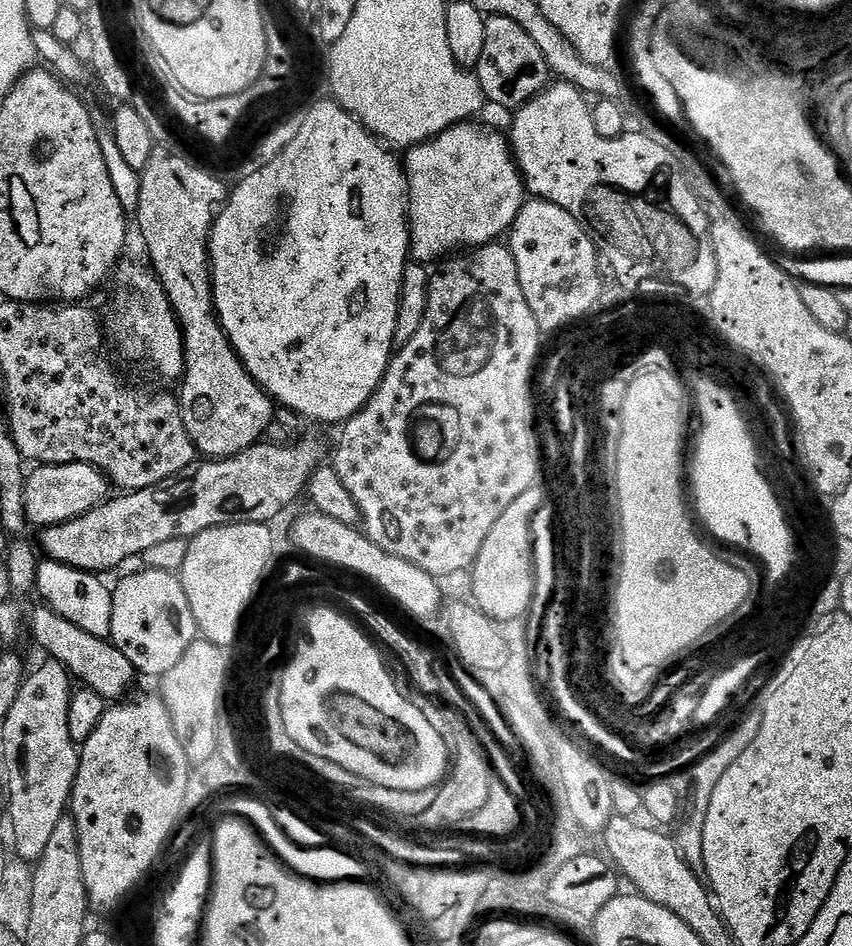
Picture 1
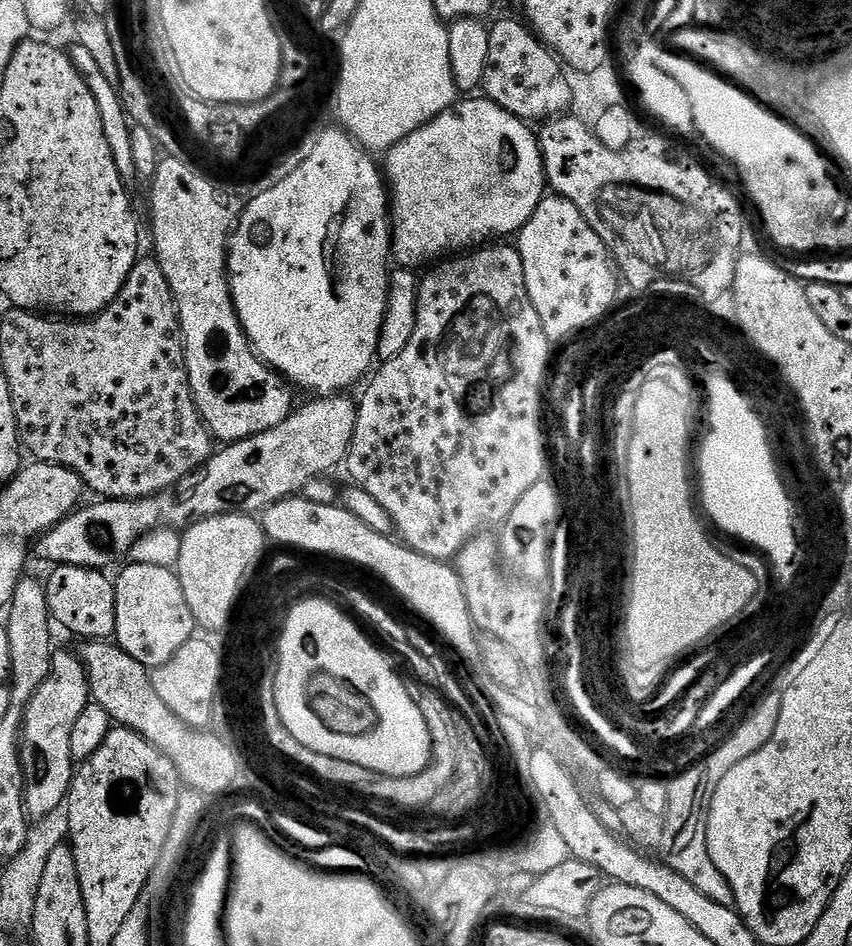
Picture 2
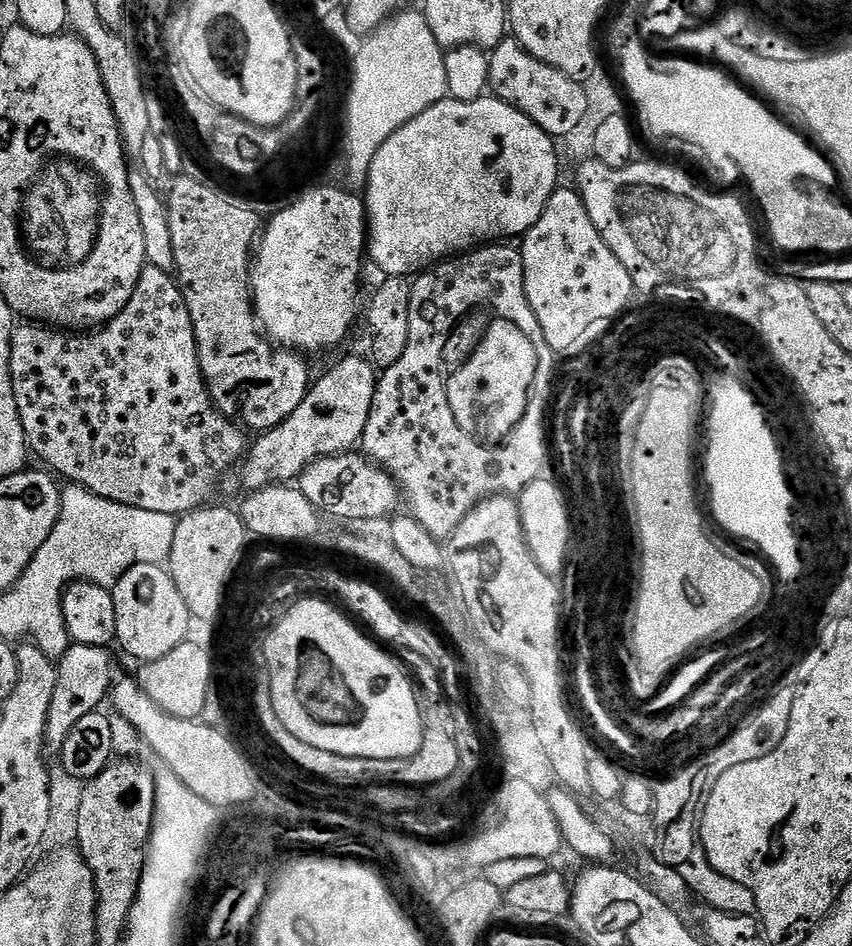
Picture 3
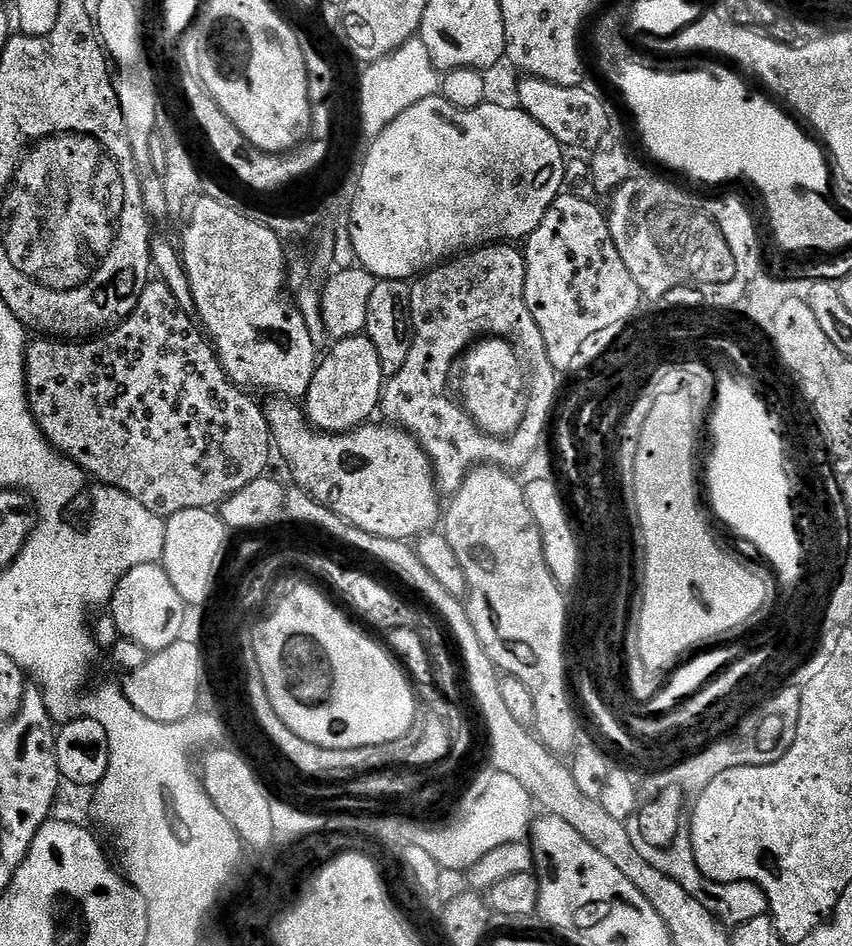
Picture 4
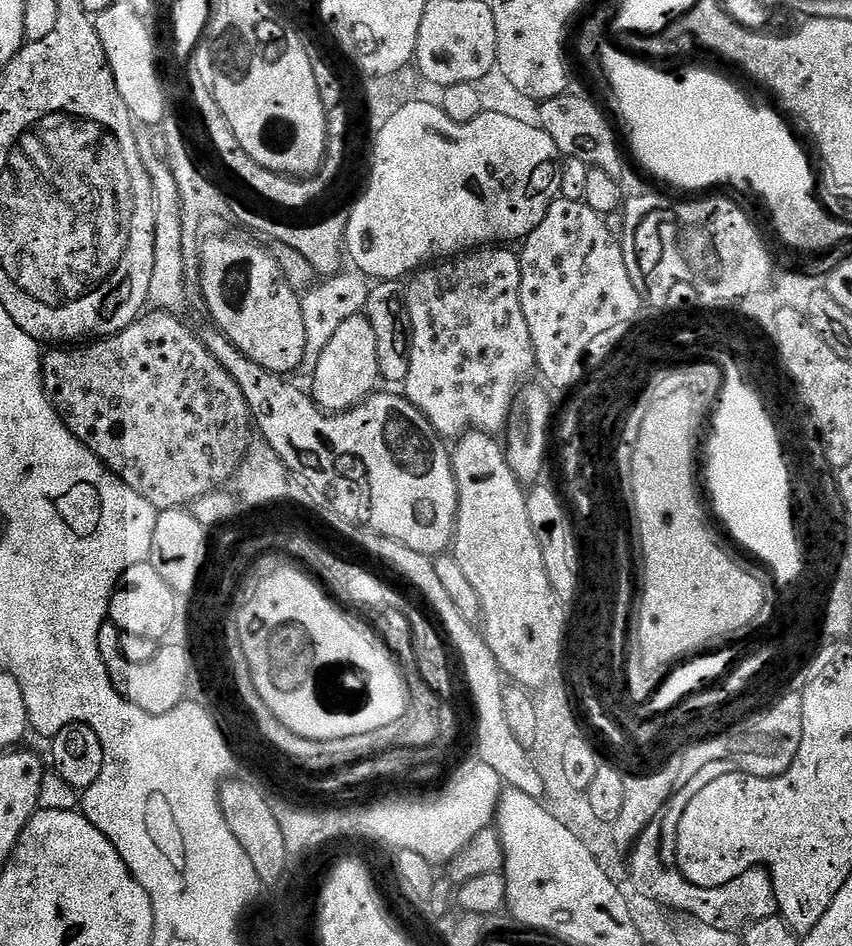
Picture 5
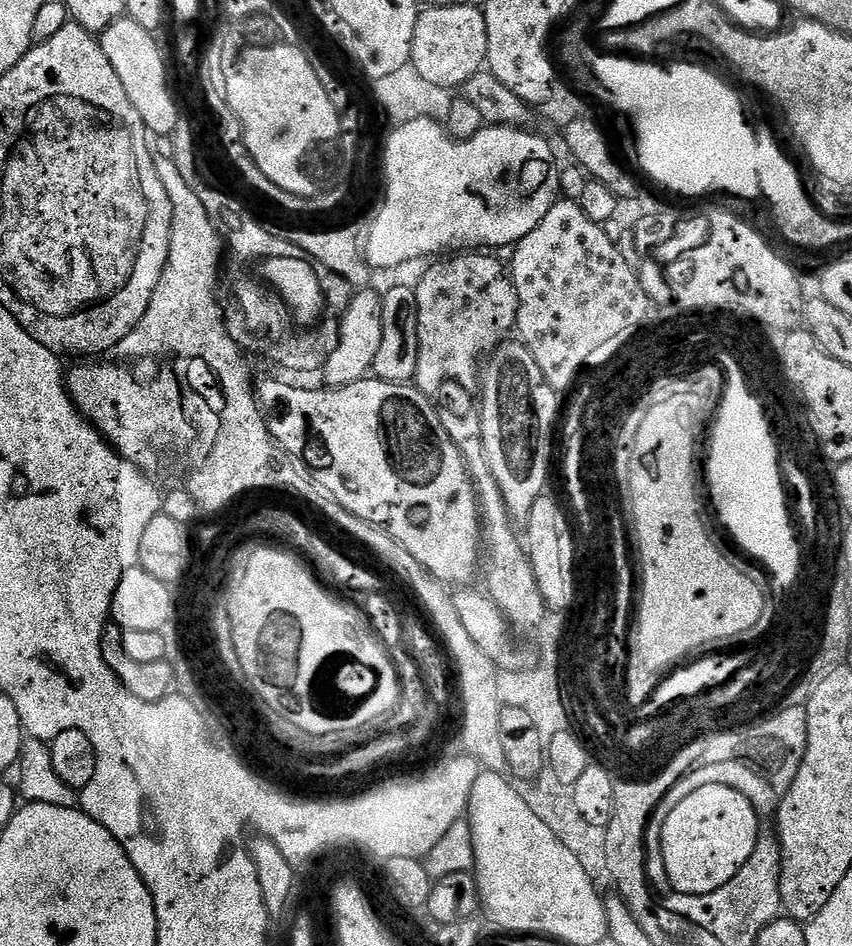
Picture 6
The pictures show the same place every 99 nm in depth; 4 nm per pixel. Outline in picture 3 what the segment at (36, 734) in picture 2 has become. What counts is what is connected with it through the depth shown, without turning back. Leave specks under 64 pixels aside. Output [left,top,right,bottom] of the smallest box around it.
[44,643,118,750]

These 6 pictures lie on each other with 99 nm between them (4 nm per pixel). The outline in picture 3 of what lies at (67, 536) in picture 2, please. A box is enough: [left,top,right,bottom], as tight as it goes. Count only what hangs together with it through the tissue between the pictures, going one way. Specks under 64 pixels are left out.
[239,356,378,493]

